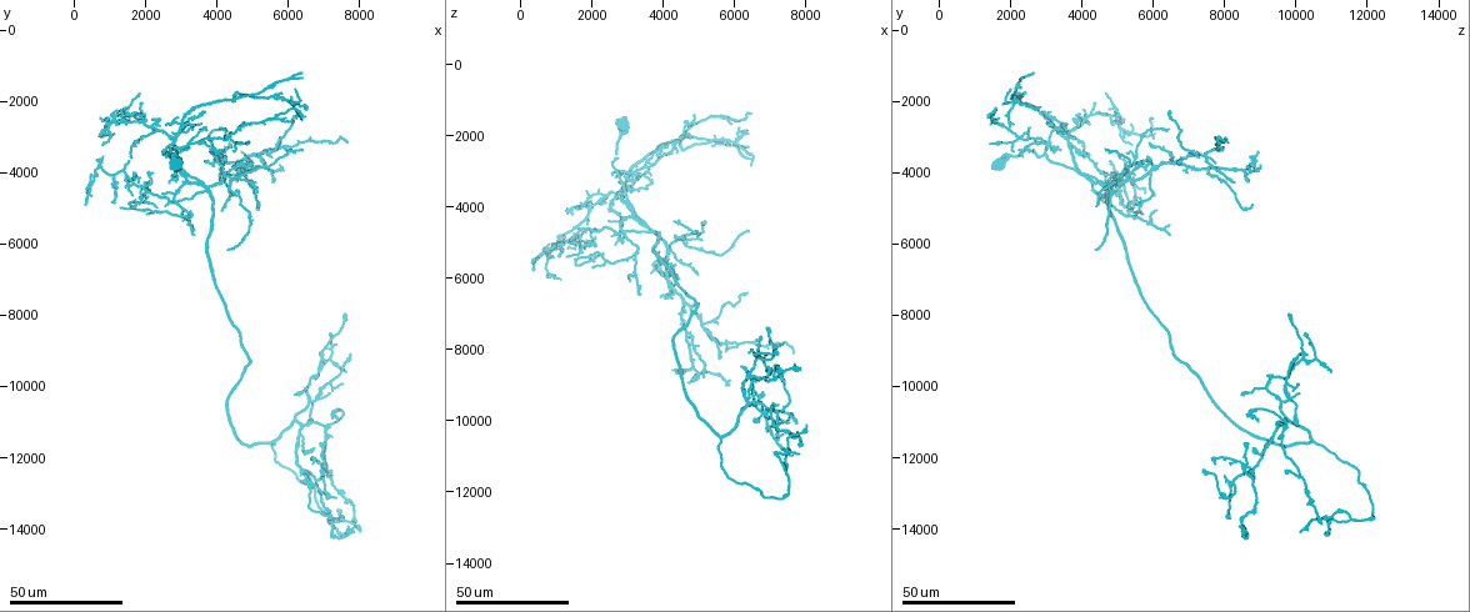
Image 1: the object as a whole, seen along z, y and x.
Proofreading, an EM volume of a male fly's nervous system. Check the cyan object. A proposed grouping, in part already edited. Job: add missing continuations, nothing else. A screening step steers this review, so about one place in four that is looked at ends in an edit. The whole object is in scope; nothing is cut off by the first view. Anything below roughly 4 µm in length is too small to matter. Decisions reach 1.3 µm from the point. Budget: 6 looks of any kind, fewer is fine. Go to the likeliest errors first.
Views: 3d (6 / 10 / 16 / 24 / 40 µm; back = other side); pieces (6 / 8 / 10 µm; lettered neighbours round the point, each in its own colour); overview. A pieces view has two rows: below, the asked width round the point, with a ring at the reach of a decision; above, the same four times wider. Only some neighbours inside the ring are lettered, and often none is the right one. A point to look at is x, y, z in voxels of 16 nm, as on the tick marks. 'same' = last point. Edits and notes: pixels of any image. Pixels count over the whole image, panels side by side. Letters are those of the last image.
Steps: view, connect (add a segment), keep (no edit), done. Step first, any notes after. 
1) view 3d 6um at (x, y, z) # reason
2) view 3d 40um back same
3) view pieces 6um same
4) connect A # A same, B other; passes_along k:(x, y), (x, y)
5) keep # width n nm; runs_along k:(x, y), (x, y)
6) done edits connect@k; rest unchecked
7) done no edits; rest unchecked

view 3d 24um at (6400, 1200, 2700)

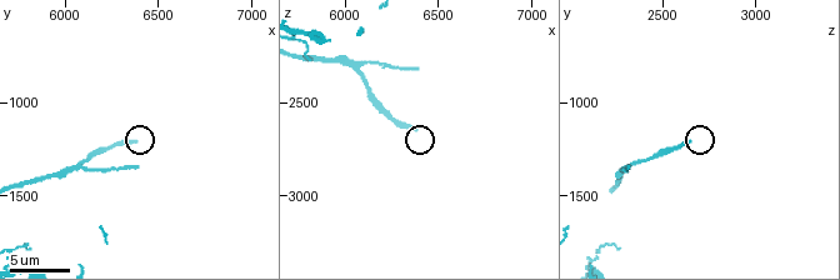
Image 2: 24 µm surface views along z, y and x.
view pieces 6um at (6380, 1200, 2640)

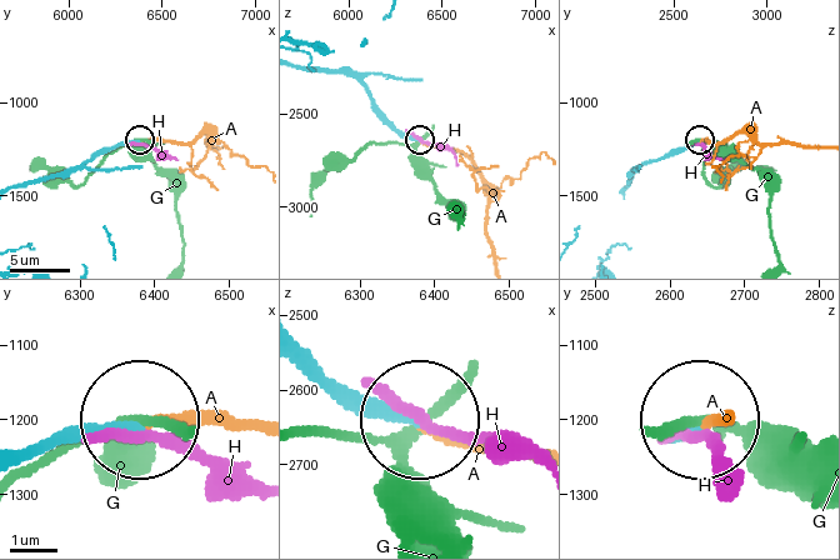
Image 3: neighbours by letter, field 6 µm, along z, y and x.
connect A # width 230 nm; A same, G other, H other; passes_along 3:(26, 458), (121, 425), (253, 425); it goes on there

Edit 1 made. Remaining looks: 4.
view overview

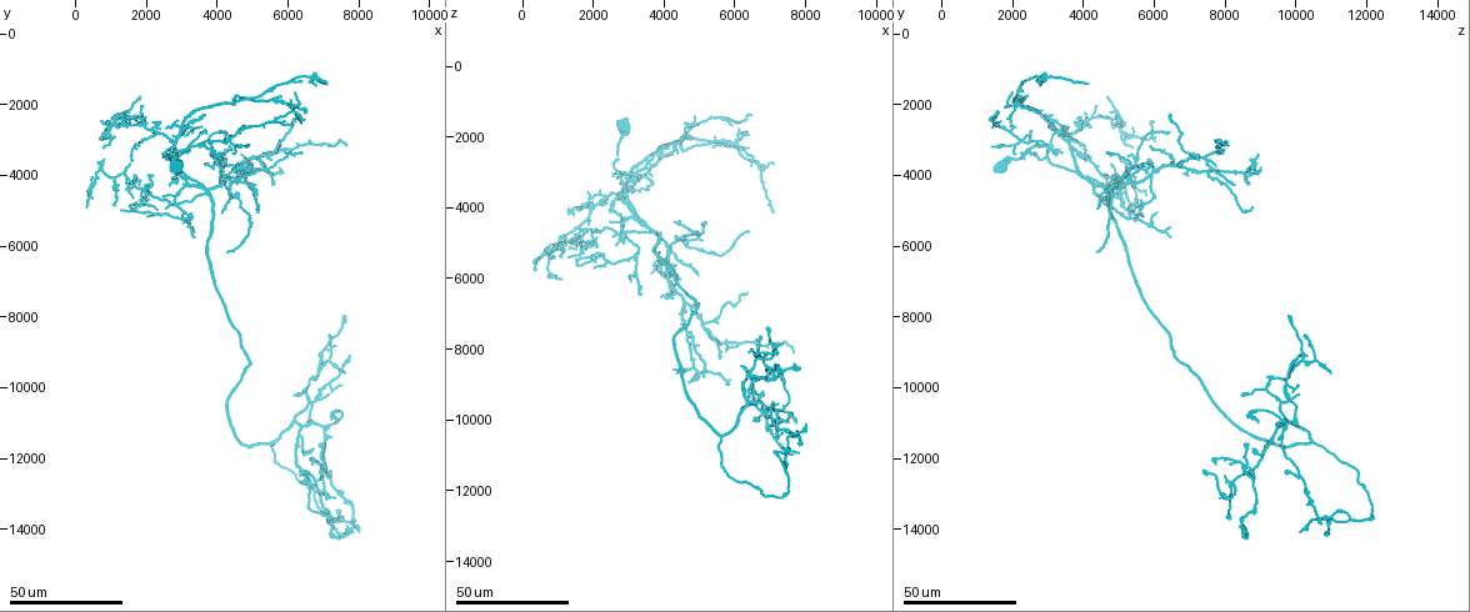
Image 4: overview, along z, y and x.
view 3d 40um at (5400, 3700, 7800) # free end

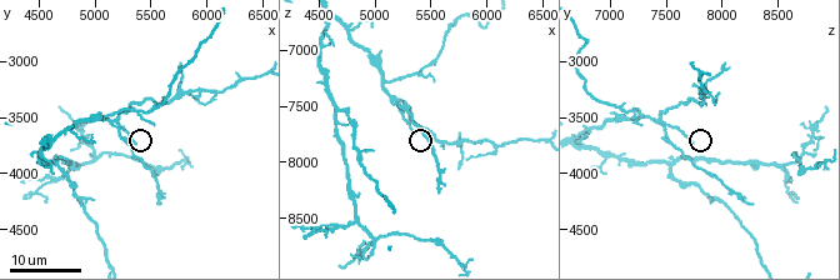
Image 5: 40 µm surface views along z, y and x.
view pieces 8um at (5340, 3740, 7740) # see the neighbours

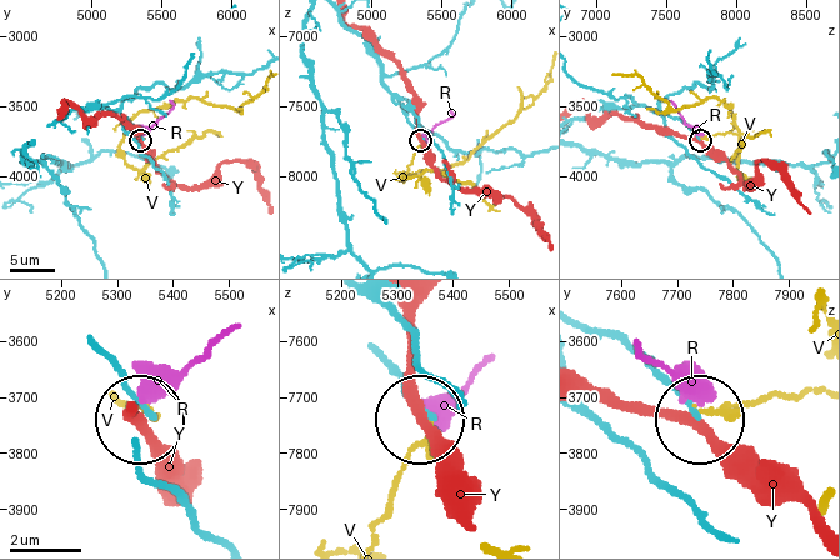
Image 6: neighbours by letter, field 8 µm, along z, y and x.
keep # R other, V other, Y other; runs_along 6:(379, 358), (424, 418); no lettered segment goes on from it

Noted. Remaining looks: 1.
done edits connect@3; rest unchecked

